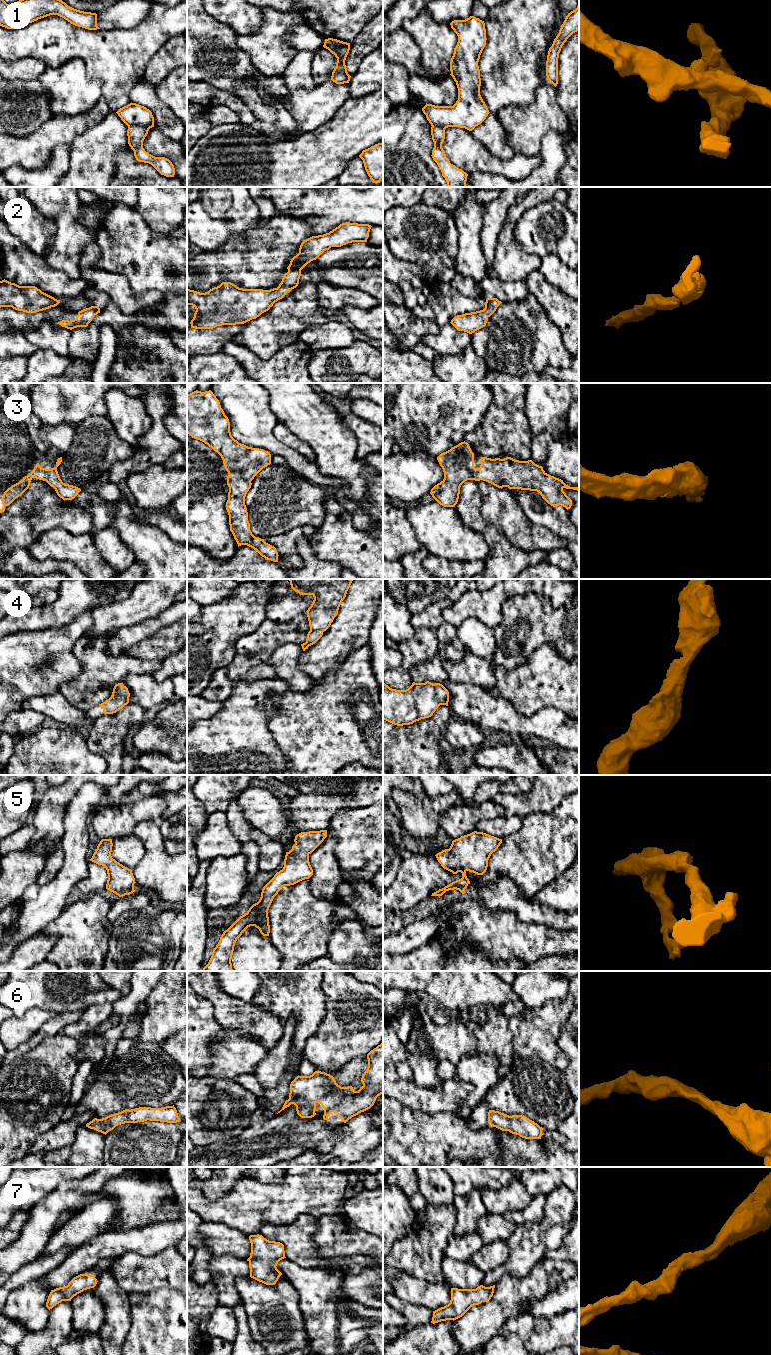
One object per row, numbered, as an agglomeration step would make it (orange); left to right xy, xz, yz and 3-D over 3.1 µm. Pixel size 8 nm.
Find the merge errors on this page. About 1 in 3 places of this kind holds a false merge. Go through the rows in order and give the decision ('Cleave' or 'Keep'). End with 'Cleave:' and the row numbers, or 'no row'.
1: Cleave
2: Keep
3: Keep
4: Keep
5: Keep
6: Keep
7: Keep
Cleave: 1

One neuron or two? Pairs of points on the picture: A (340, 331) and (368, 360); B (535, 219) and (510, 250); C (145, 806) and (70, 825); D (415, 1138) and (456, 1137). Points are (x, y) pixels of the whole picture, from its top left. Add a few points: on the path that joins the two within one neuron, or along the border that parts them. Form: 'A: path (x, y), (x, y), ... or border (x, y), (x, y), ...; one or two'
A: border (355, 339), (348, 346), (329, 349); two
B: border (519, 219), (514, 238), (525, 251), (537, 255); two
C: border (90, 819), (89, 828); two
D: path (425, 1138), (446, 1138); one

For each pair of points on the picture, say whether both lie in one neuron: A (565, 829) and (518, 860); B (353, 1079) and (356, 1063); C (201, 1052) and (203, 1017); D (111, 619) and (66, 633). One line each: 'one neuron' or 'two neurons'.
A: one neuron
B: one neuron
C: one neuron
D: two neurons

